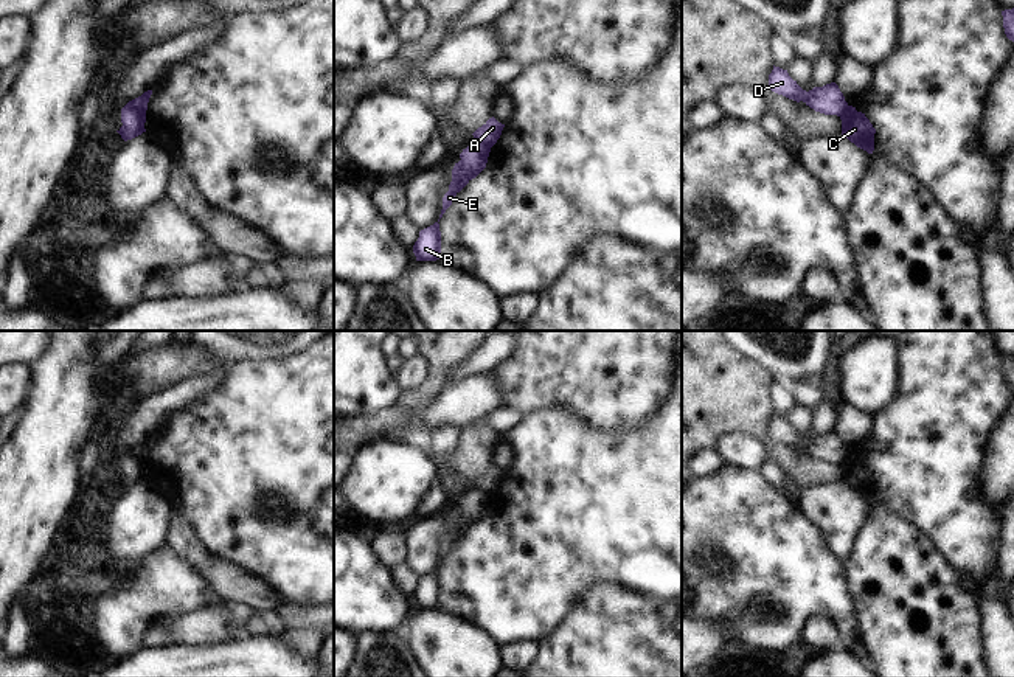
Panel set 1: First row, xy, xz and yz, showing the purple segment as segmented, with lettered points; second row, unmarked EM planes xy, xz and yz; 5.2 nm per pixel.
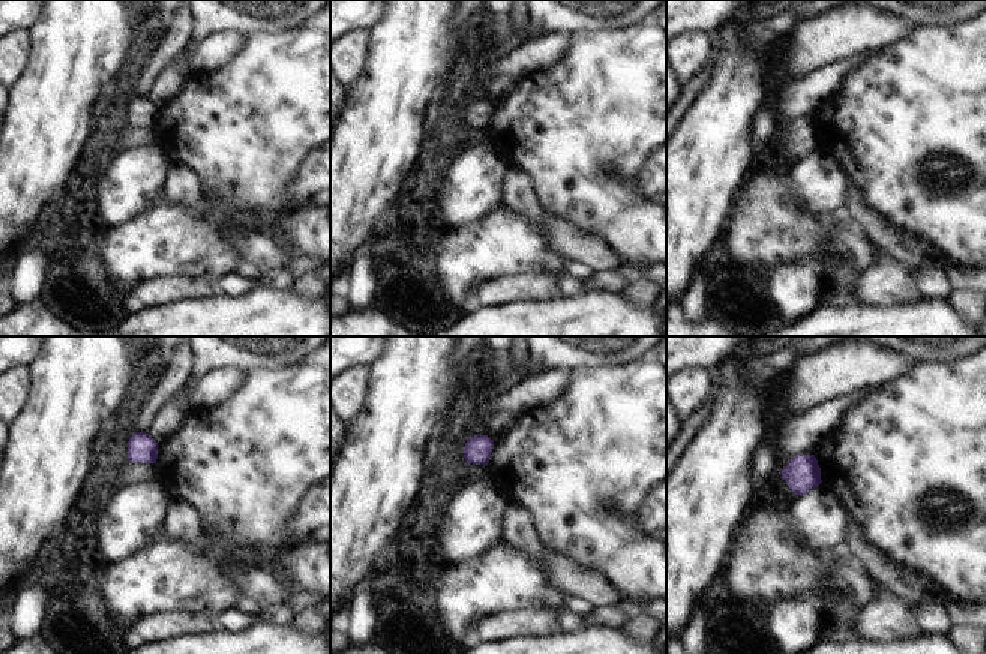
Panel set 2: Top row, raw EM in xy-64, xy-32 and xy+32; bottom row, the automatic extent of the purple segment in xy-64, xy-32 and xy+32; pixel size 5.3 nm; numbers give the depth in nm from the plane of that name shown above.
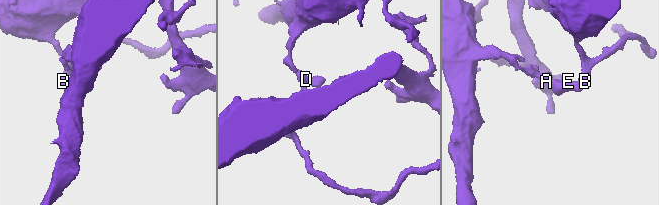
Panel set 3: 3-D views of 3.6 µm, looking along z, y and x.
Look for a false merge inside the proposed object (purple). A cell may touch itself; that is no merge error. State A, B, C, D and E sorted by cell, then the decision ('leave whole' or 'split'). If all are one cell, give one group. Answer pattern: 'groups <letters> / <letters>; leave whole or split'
groups A D / B C E; split

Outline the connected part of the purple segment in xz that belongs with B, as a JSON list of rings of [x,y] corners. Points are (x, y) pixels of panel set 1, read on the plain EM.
[[[439,567],[419,579],[419,585],[413,593],[416,609],[436,609],[441,606],[441,579]]]

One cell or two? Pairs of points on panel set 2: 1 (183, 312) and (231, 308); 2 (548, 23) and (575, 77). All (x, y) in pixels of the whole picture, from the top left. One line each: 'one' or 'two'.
1: one
2: two

